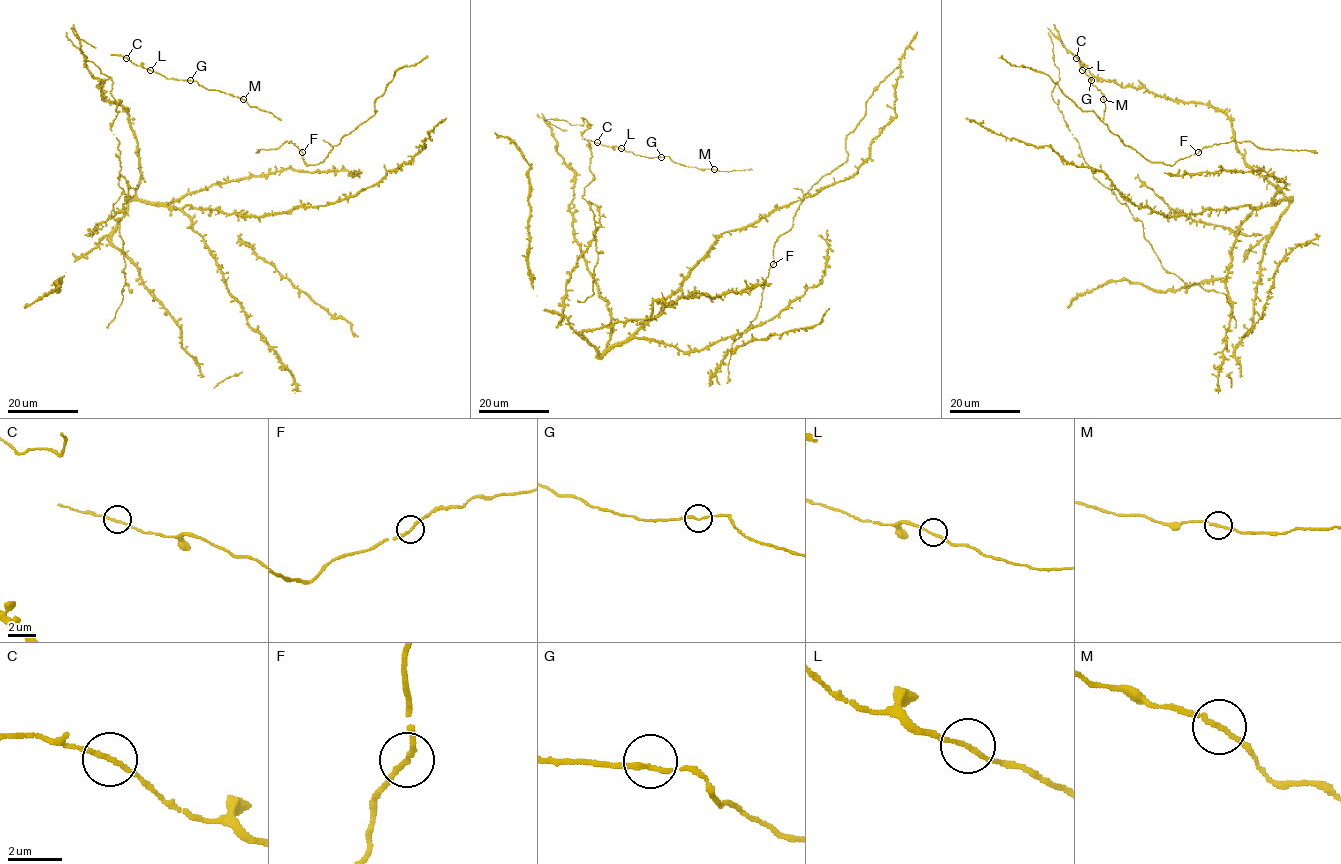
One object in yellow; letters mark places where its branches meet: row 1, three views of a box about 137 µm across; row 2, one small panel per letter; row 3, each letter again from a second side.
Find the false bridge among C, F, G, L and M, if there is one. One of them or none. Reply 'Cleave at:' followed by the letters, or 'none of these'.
Cleave at: none of these

